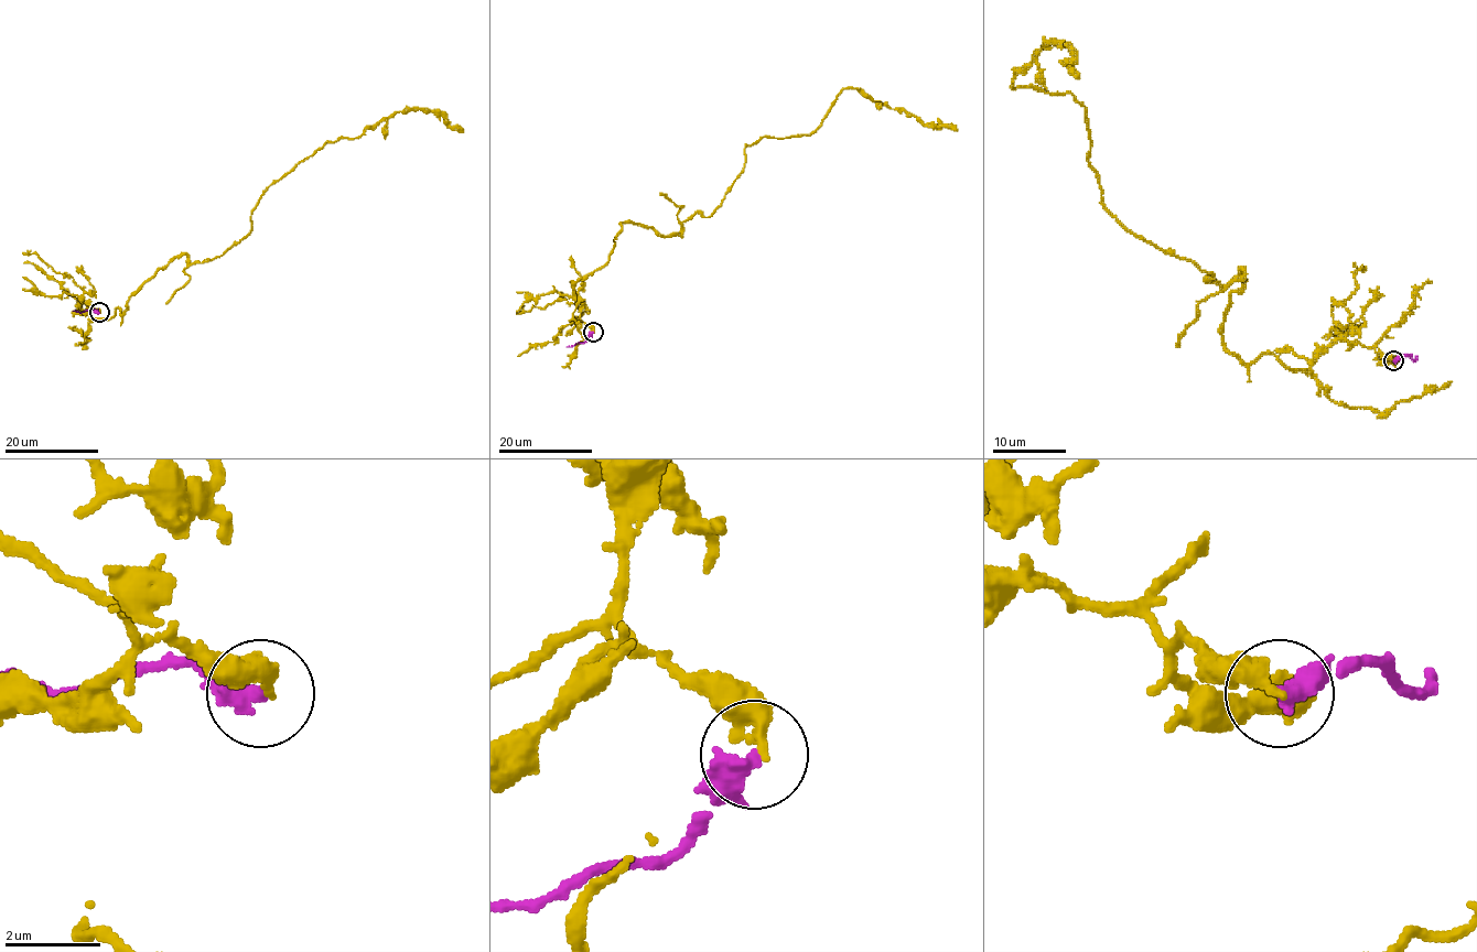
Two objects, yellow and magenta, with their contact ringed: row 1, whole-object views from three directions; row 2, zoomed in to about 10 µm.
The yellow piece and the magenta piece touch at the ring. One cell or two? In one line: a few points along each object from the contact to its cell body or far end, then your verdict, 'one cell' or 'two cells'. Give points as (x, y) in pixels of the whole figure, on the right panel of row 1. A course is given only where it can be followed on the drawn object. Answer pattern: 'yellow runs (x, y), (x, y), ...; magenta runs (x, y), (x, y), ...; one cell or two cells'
yellow runs (1393, 359), (1232, 354), (1241, 268), (1221, 287), (1135, 234), (1085, 108), (1012, 86), (1052, 42), (1076, 78); magenta runs (1393, 359), (1416, 358); two cells

